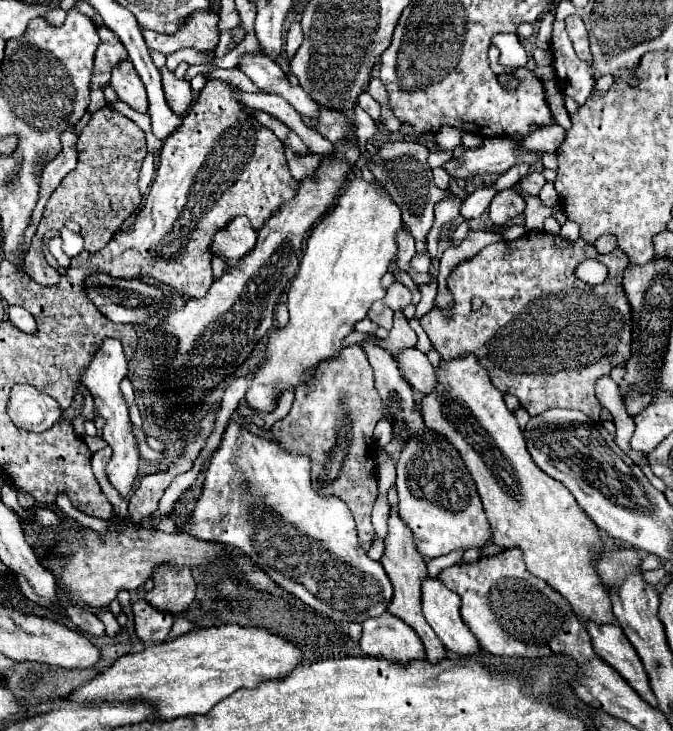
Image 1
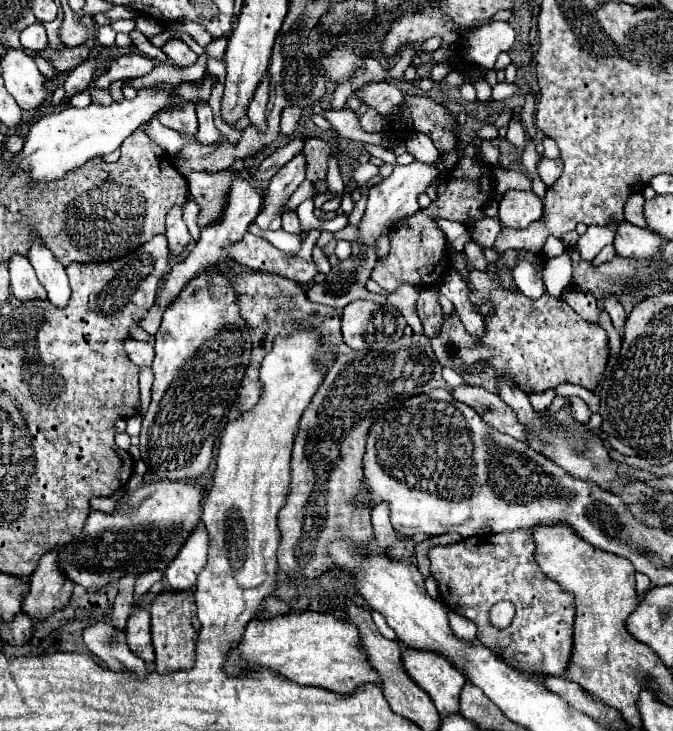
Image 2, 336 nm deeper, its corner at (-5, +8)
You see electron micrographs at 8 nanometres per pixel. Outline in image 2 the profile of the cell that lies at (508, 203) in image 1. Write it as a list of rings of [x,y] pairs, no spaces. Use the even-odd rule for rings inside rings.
[[[507,191],[499,203],[499,219],[507,227],[525,229],[543,213],[543,203],[533,191]]]

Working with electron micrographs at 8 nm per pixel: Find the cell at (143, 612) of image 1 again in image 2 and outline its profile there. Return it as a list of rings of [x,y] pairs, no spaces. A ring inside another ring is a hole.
[[[135,605],[127,621],[127,643],[131,651],[143,661],[155,661],[155,651],[151,643],[151,615],[147,609]]]

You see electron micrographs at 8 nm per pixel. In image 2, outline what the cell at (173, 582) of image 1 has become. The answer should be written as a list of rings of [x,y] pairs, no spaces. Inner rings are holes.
[[[193,589],[189,591],[163,591],[155,597],[155,601],[151,603],[151,625],[153,625],[153,647],[155,647],[155,665],[159,669],[159,673],[171,673],[171,671],[179,671],[179,669],[191,669],[195,663],[195,645],[197,645],[197,637],[199,637],[199,621],[195,615],[195,593]]]

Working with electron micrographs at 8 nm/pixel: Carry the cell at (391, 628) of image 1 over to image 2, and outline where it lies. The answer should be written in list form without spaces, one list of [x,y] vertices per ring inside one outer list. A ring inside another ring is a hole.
[[[405,647],[403,667],[407,675],[431,697],[441,715],[459,713],[459,691],[463,685],[463,673],[453,667],[449,659],[435,651]]]

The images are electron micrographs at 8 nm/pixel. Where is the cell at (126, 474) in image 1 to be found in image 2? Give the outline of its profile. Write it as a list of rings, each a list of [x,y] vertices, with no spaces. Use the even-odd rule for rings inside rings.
[[[59,547],[49,549],[31,575],[31,591],[23,601],[23,611],[35,619],[47,619],[53,611],[67,605],[75,583],[59,567]]]

